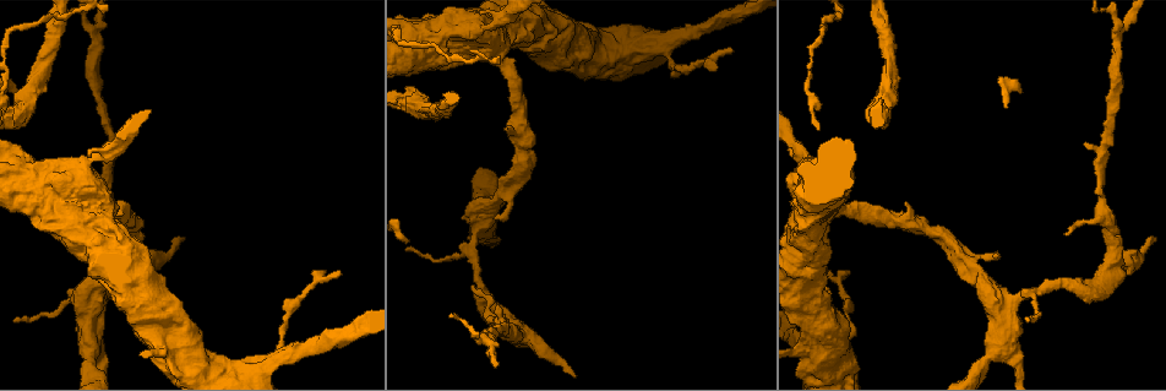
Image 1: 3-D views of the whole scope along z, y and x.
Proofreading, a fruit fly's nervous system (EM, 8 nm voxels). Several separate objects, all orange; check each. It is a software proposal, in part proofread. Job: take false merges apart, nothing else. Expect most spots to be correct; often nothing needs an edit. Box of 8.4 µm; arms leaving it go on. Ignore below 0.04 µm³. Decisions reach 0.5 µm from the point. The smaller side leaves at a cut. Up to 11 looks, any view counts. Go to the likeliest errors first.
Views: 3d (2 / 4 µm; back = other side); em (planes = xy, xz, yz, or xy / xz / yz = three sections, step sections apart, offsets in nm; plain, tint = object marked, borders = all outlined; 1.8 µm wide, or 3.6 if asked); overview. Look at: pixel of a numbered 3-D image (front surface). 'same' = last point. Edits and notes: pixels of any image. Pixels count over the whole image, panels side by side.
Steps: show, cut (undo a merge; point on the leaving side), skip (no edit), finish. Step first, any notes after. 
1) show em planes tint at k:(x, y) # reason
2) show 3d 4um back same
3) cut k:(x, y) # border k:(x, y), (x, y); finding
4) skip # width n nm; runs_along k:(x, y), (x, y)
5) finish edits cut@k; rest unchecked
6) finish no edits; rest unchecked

show em 3.6um planes tint at 1:(490, 45) # thick turns thin

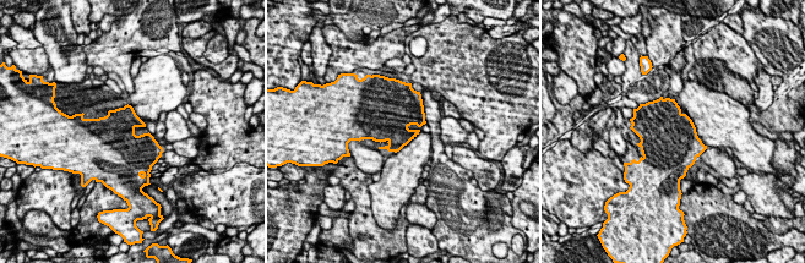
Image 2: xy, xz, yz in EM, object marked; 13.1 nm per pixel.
skip # continuous, no second neuron

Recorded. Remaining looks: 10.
show em yz step 4 tint at 1:(1110, 272) # arms part here

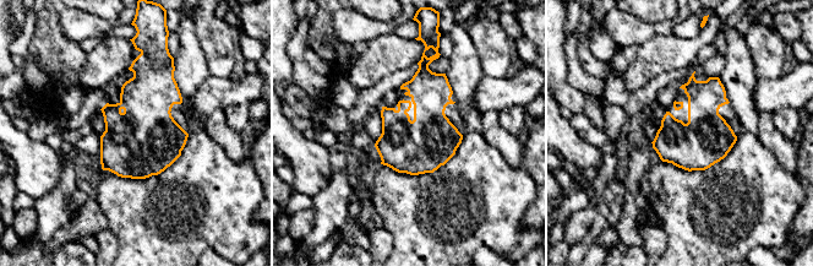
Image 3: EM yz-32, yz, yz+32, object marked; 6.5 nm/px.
skip # width 360 nm; all the same neuron

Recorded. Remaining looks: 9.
show 3d 4um back at 1:(95, 34) # arms part here

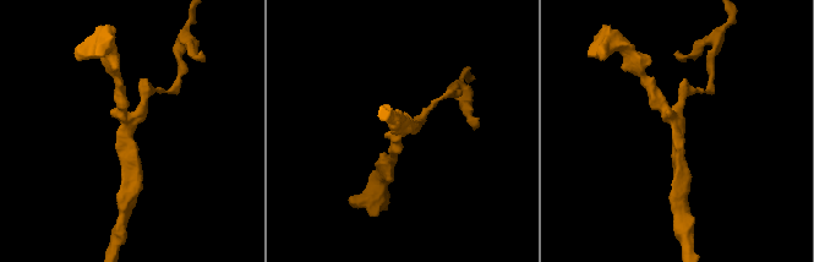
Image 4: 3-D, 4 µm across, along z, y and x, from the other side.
show em xy step 8 borders at 4:(678, 127) # arms 3

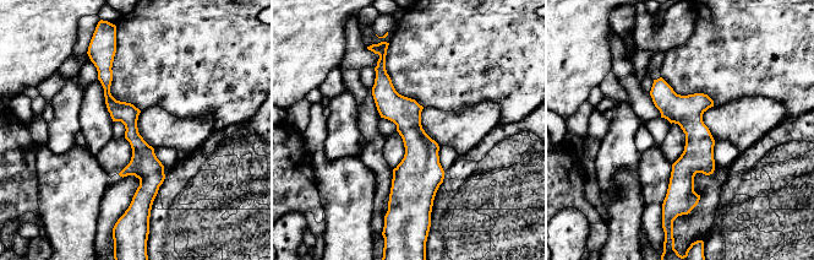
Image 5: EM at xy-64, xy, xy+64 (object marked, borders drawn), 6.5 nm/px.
skip # width 140 nm; continuous, no second neuron

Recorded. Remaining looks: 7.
show 3d 2um at 1:(1016, 358)

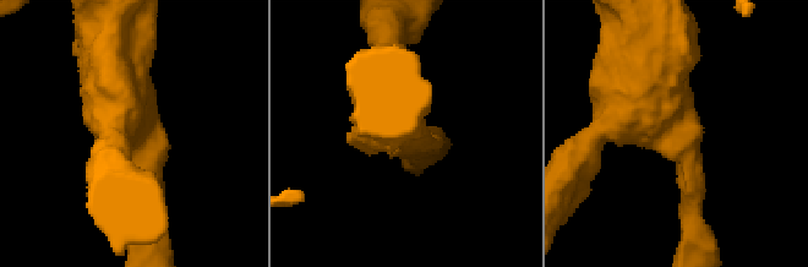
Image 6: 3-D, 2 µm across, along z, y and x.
show em 3.6um planes tint at 6:(682, 131) # need the tissue

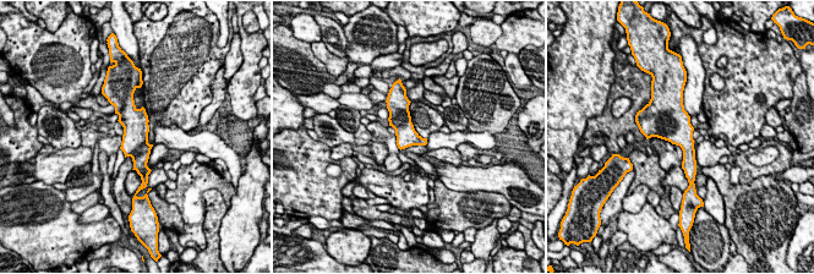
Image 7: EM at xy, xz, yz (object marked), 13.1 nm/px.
skip # width 280 nm; runs_along 7:(127, 103), (142, 171); all the same neuron

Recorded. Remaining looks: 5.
finish no edits; rest unchecked

